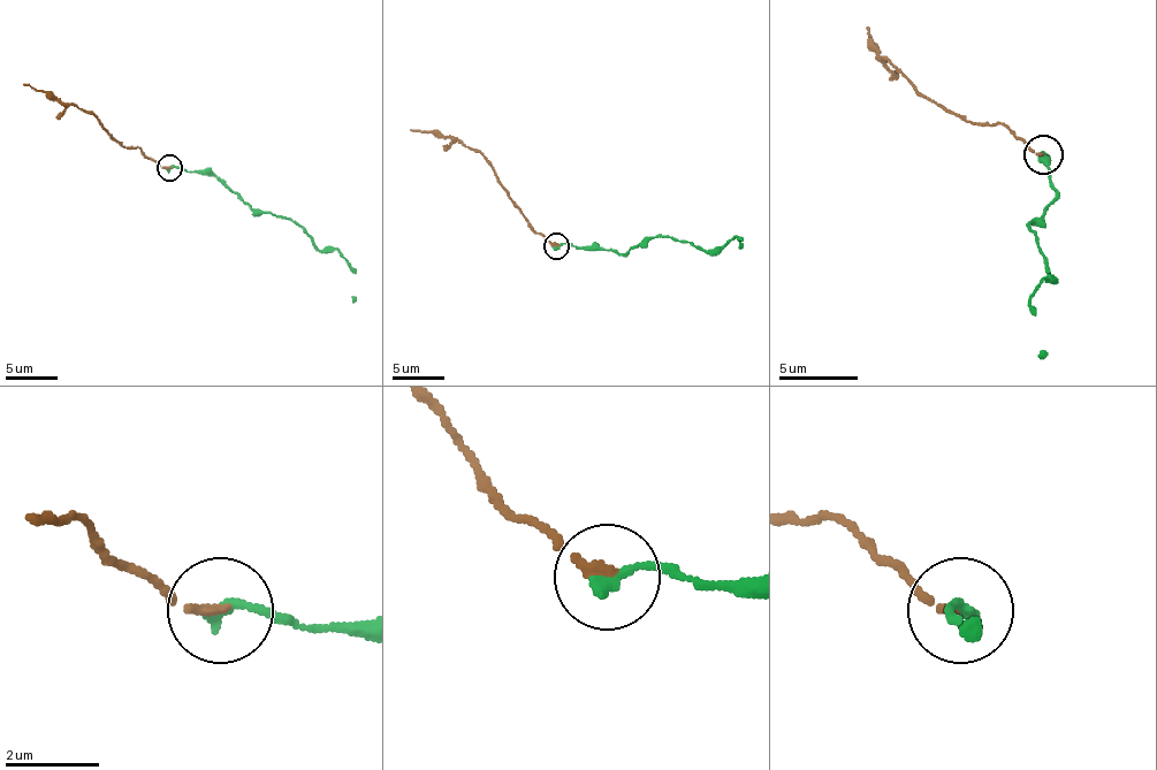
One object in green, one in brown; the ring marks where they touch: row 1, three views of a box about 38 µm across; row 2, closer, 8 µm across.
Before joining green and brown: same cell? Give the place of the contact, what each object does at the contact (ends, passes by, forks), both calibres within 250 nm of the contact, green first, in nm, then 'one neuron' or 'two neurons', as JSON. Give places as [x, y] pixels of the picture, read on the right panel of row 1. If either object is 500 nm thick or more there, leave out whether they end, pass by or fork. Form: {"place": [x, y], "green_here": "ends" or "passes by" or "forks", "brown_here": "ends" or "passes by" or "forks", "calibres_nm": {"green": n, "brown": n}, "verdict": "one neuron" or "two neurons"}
{"place": [1043, 154], "green_here": "ends", "brown_here": "ends", "calibres_nm": {"green": 240, "brown": 190}, "verdict": "one neuron"}

